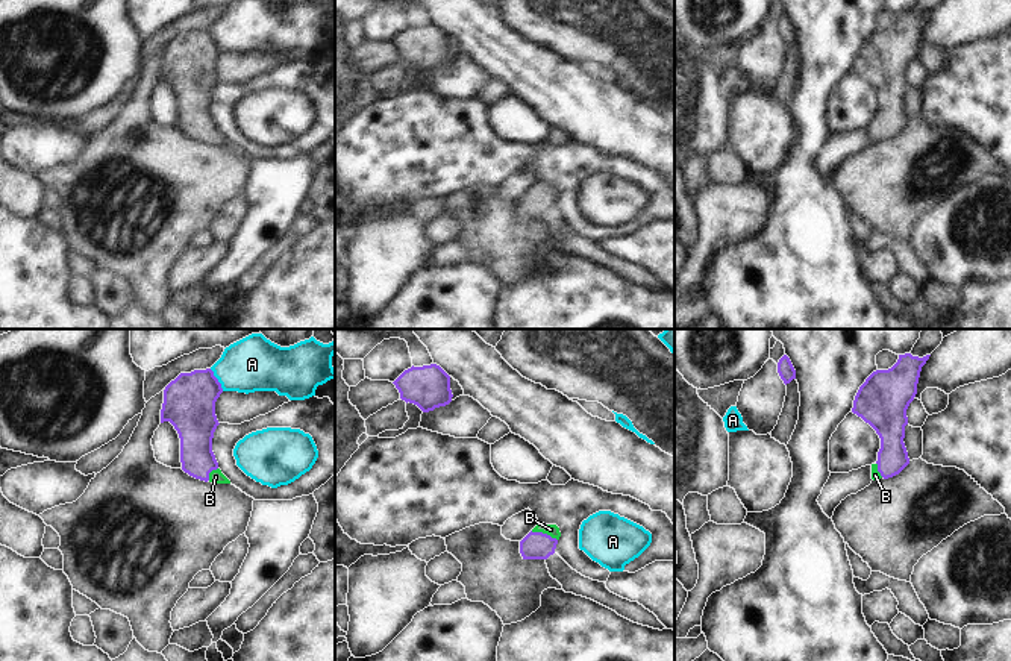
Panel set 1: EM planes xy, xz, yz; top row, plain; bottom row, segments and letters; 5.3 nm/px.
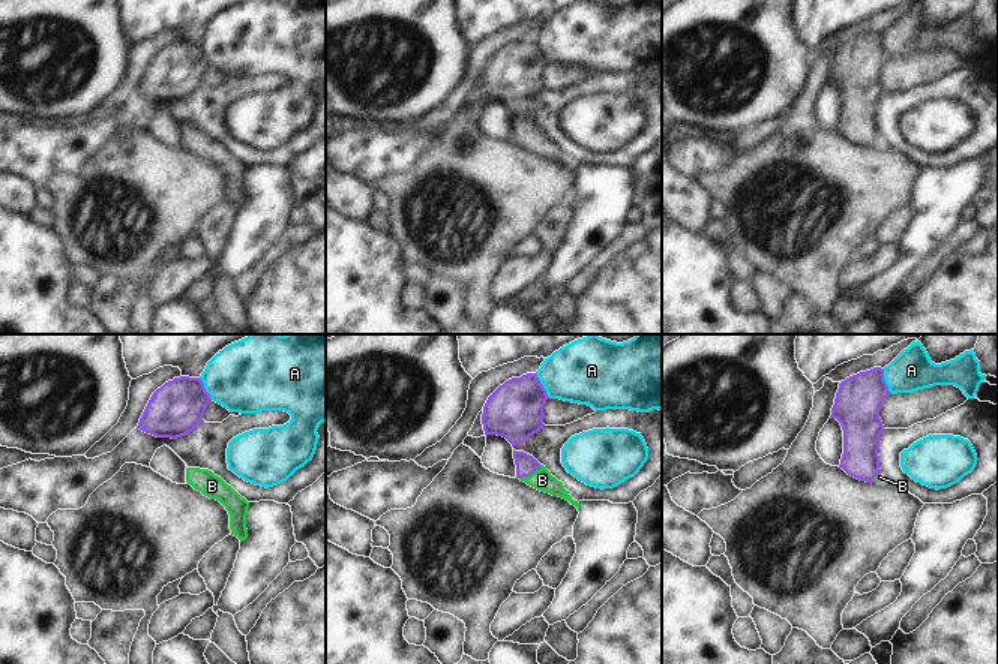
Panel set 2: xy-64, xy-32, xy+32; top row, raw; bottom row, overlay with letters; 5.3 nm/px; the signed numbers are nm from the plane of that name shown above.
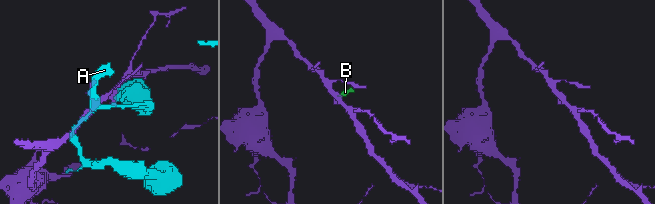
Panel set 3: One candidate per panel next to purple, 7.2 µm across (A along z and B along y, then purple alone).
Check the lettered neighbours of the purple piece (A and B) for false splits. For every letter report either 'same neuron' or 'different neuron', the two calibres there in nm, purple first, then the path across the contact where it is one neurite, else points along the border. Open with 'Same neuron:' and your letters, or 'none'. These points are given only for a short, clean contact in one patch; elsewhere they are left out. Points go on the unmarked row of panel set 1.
Same neuron: B
A: different neuron; calibres 280 and 280 nm; border xy (209, 29), (223, 50)
B: same neuron; calibres 140 and 60 nm; way xz (535, 205), (544, 194), (550, 190)

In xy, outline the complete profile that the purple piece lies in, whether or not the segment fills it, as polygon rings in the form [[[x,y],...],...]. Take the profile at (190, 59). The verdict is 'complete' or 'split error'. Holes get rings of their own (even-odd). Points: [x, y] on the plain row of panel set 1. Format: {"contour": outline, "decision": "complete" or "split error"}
{"contour": [[[211,29],[180,33],[165,47],[161,70],[161,83],[170,82],[179,94],[182,130],[212,144],[230,144],[212,112],[214,92],[220,85],[215,62],[221,53]]], "decision": "split error"}

